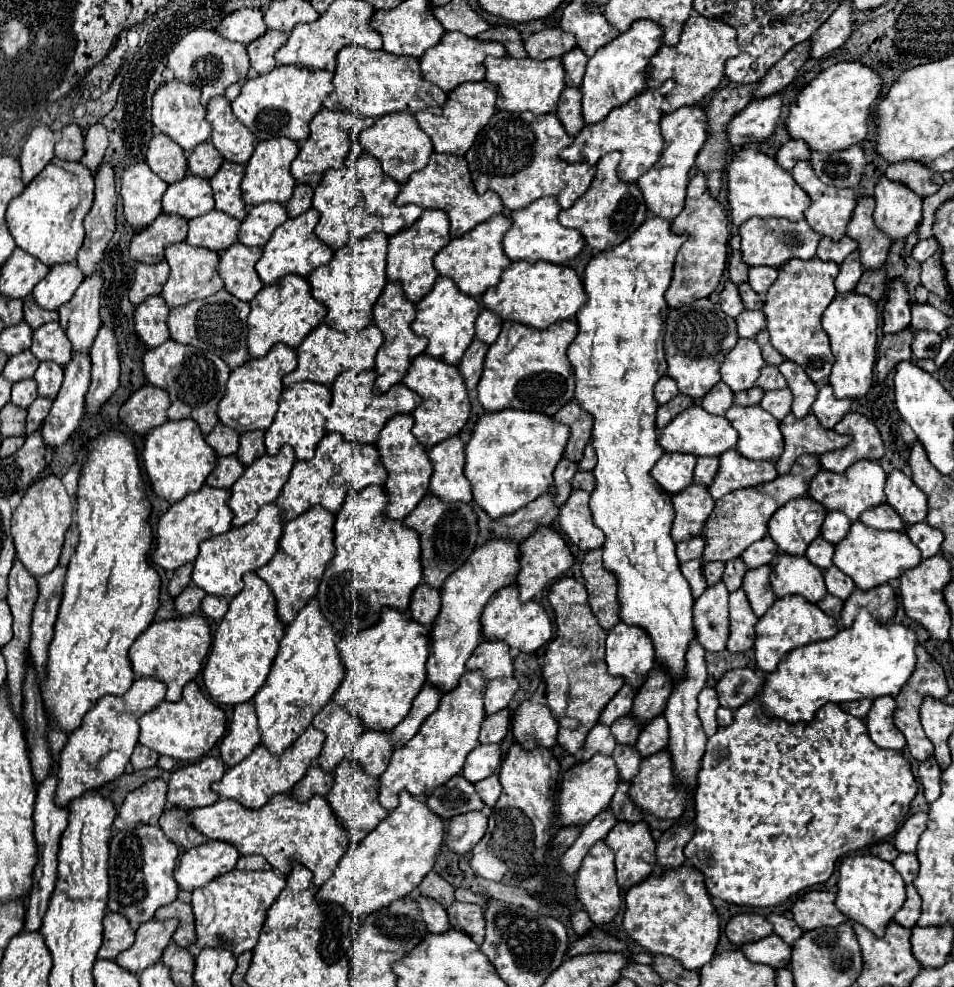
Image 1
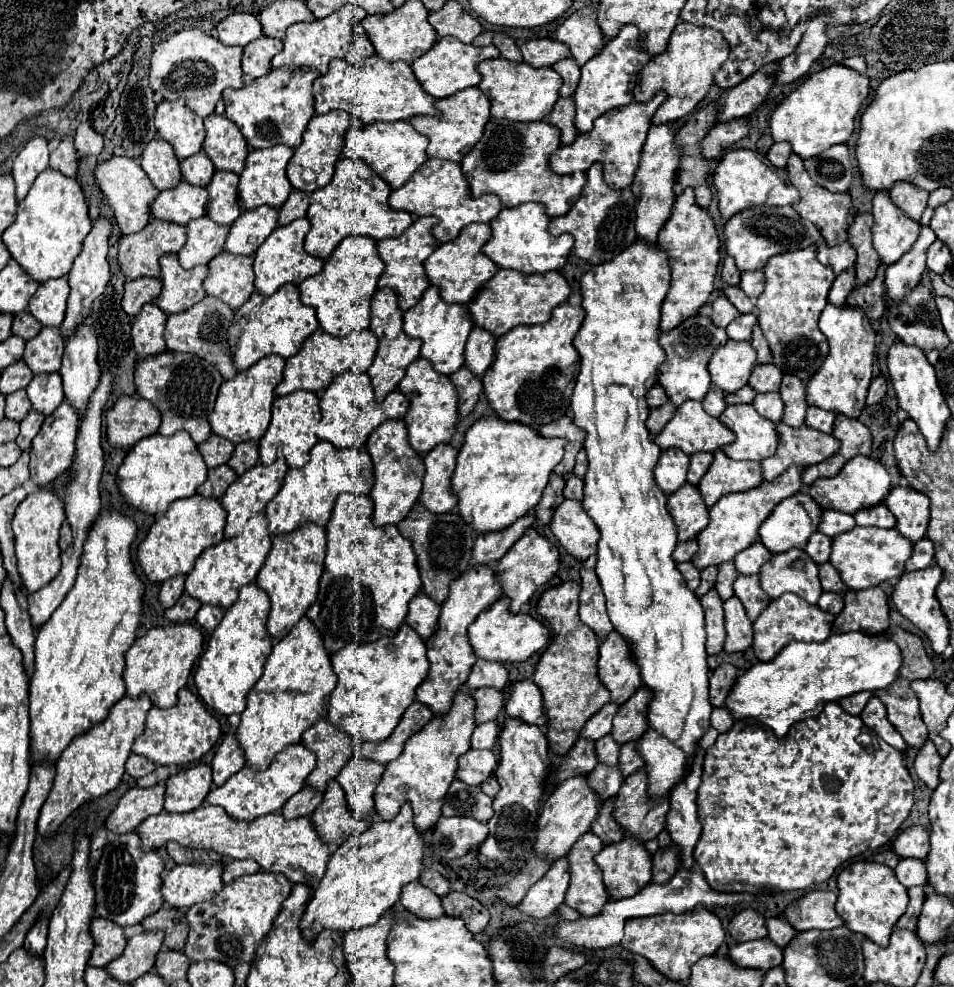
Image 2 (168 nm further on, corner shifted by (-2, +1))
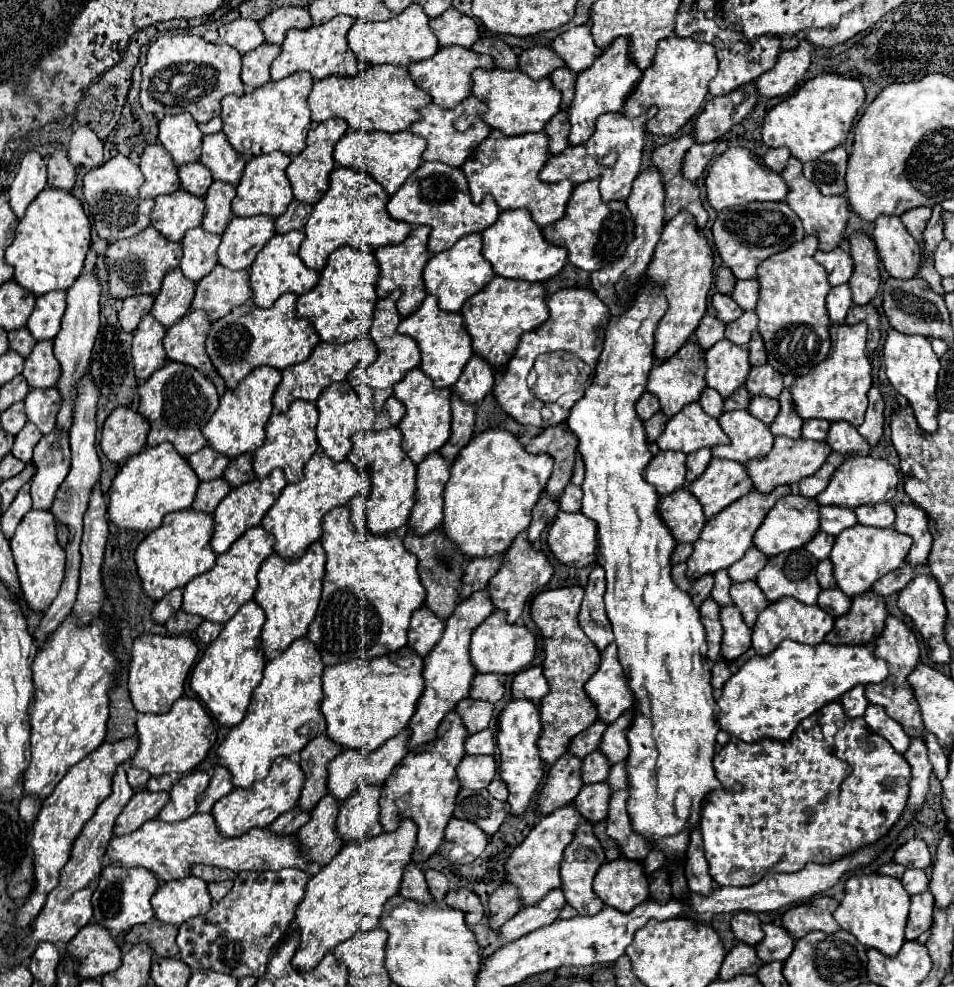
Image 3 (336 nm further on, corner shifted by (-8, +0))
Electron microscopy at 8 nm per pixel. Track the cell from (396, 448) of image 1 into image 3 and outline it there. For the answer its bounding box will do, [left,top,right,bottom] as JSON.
[347,427,416,535]

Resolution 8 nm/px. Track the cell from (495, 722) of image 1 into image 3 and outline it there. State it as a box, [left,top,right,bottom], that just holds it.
[466,729,496,755]

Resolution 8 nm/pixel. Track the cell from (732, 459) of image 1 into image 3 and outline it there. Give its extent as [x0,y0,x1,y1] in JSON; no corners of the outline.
[688,459,752,519]

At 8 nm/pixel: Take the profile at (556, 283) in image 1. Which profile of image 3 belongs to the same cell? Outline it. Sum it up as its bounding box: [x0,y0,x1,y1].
[460,277,546,373]

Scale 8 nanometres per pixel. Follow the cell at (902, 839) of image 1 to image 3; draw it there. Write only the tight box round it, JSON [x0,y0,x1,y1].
[894,839,932,869]

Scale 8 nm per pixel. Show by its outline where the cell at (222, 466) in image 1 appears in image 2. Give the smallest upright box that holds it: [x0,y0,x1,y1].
[198,464,236,500]

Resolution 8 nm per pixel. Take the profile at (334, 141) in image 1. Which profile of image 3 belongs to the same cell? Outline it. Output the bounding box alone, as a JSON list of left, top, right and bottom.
[286,119,348,205]

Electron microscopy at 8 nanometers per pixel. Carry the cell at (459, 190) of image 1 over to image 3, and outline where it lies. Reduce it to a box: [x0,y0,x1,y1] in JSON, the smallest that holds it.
[386,163,500,253]

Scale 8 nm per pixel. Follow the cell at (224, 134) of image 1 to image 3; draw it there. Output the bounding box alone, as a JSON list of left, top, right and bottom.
[202,133,246,185]

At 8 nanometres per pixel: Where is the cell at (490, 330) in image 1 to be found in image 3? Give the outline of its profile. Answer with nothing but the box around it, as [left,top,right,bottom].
[452,357,494,403]

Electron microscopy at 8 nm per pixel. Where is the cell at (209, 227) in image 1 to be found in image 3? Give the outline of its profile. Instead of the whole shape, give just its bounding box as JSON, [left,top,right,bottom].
[180,227,222,283]

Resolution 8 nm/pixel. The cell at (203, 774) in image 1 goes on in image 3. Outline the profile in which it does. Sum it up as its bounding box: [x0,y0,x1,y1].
[158,771,210,823]

